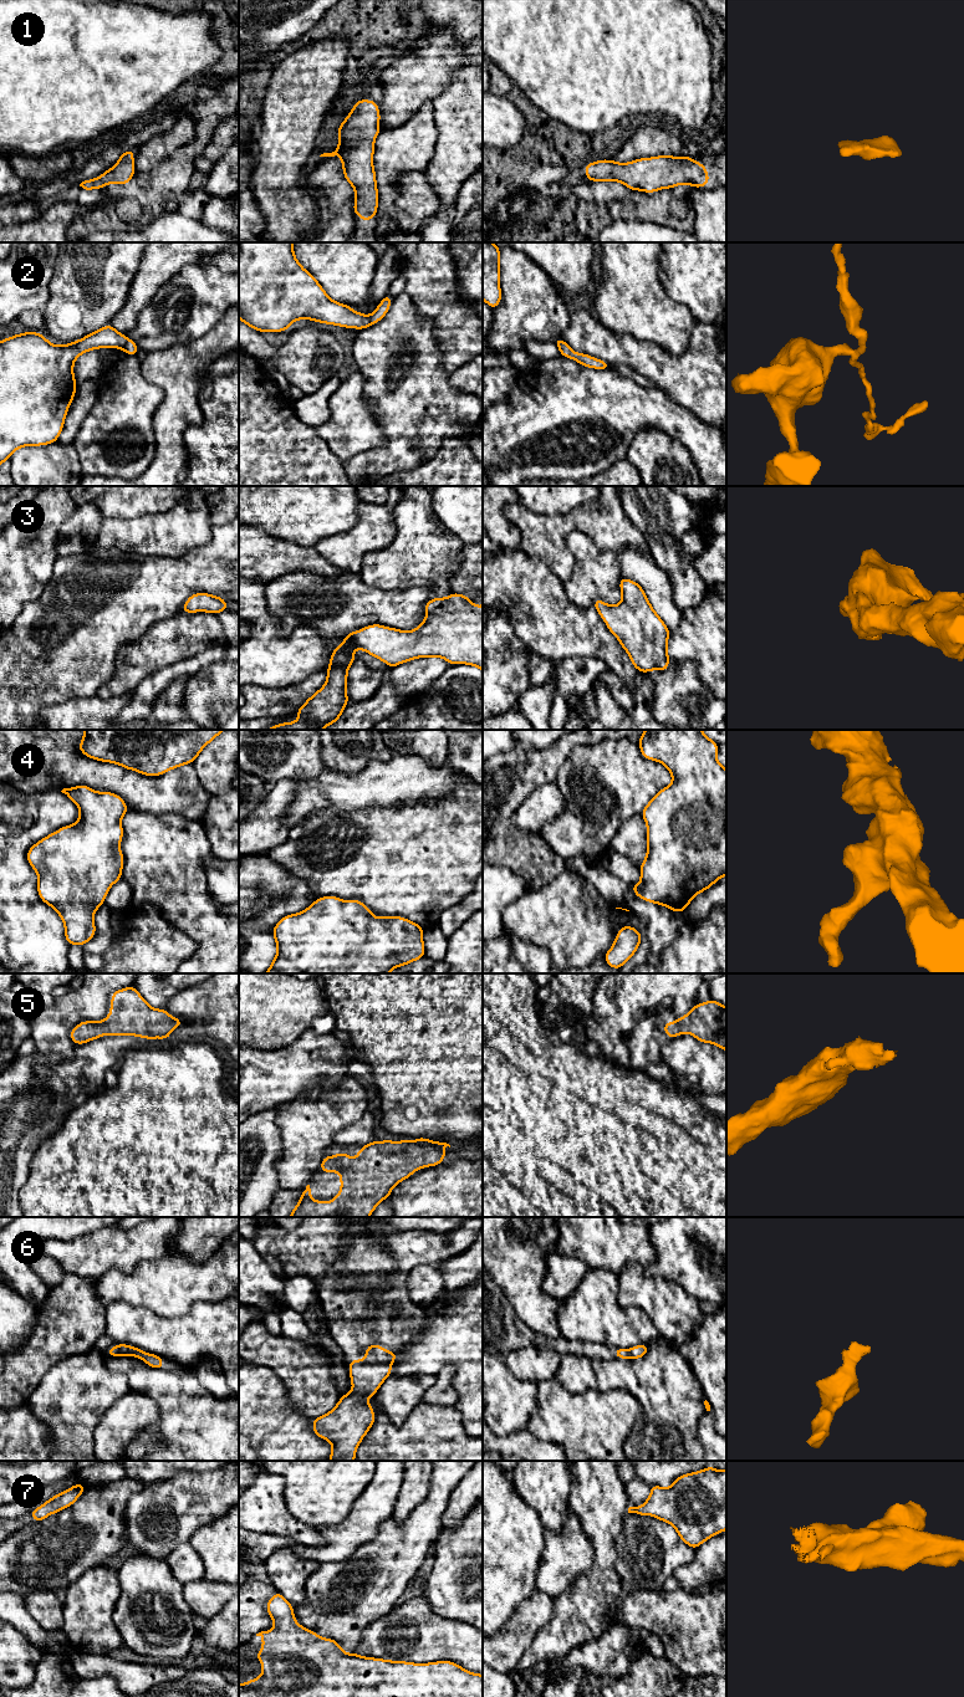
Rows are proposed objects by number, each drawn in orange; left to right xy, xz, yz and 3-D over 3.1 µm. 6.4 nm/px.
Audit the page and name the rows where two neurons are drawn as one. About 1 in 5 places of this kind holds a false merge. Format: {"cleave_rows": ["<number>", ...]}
{"cleave_rows": ["2"]}

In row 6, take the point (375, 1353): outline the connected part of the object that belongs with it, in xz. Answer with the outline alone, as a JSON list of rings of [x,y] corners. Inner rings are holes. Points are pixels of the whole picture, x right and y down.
[[[369,1344],[364,1355],[364,1360],[352,1359],[348,1365],[353,1390],[342,1395],[328,1414],[312,1420],[315,1435],[333,1445],[328,1461],[355,1461],[358,1445],[376,1422],[367,1397],[392,1375],[389,1364],[398,1359],[378,1344]]]

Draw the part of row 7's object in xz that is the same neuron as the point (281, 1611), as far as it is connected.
[[[279,1591],[267,1600],[266,1610],[276,1629],[256,1634],[262,1637],[262,1651],[255,1653],[262,1662],[262,1673],[240,1683],[239,1697],[483,1697],[483,1675],[469,1672],[452,1661],[413,1663],[345,1653],[336,1640],[320,1637],[296,1622],[294,1606]]]

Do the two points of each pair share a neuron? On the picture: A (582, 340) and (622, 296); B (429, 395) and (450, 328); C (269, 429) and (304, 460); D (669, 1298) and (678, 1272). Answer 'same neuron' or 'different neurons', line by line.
A: different neurons
B: different neurons
C: same neuron
D: different neurons

